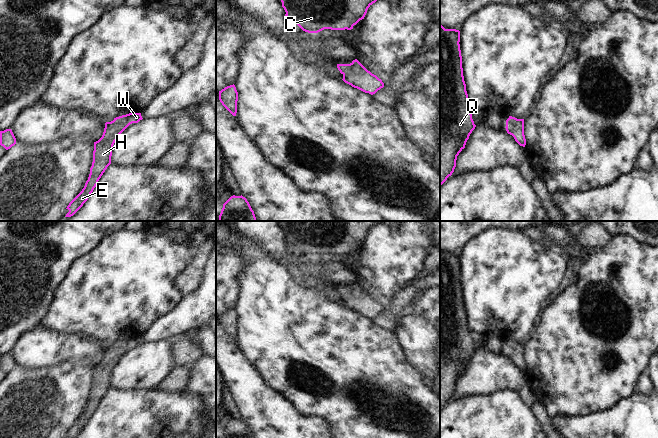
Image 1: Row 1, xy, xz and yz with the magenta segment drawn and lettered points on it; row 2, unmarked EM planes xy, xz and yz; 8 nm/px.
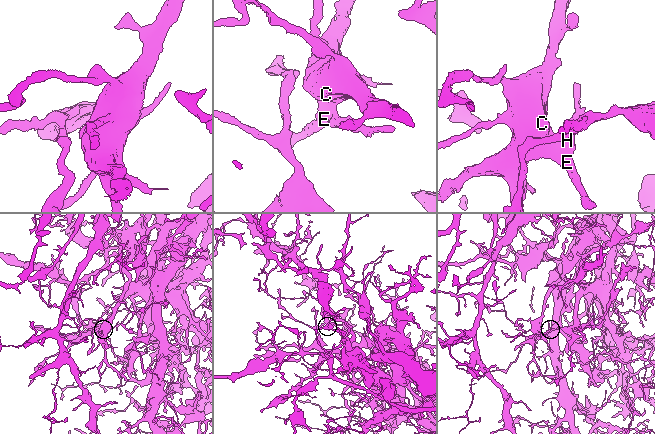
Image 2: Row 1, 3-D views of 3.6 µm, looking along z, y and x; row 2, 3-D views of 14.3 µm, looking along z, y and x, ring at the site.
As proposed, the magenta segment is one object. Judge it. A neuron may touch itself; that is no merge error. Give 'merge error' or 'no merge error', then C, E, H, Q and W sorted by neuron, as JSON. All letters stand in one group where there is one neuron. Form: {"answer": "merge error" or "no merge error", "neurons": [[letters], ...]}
{"answer": "no merge error", "neurons": [["C", "E", "H", "Q", "W"]]}

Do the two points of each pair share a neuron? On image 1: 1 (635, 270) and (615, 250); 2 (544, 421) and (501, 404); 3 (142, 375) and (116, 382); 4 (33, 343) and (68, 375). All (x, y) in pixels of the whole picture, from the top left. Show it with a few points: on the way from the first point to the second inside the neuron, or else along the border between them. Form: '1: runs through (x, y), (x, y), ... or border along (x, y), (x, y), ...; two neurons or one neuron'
1: runs through (630, 265), (620, 255); one neuron
2: border along (531, 408), (534, 417), (541, 427); two neurons
3: runs through (136, 375), (127, 375), (122, 379); one neuron
4: border along (81, 359), (76, 362), (63, 362), (35, 369); two neurons

